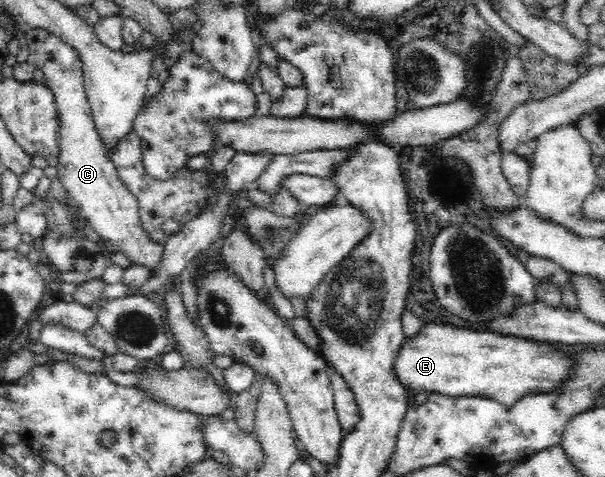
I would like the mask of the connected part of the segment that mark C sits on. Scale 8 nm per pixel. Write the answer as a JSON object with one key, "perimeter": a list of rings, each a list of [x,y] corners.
{"perimeter":[[[32,29],[24,35],[27,40],[27,50],[29,50],[27,61],[37,70],[43,72],[44,81],[42,84],[54,96],[56,126],[58,126],[56,128],[56,143],[59,149],[58,179],[74,202],[81,205],[83,216],[89,221],[98,236],[101,236],[101,239],[107,239],[119,245],[119,250],[129,258],[132,264],[147,265],[154,273],[163,252],[163,243],[151,242],[148,236],[144,235],[138,219],[138,200],[128,192],[119,180],[114,163],[109,156],[110,150],[107,149],[101,133],[97,131],[97,123],[93,119],[93,111],[91,111],[91,105],[84,89],[84,72],[77,51],[65,44],[59,36],[43,29]]]}

